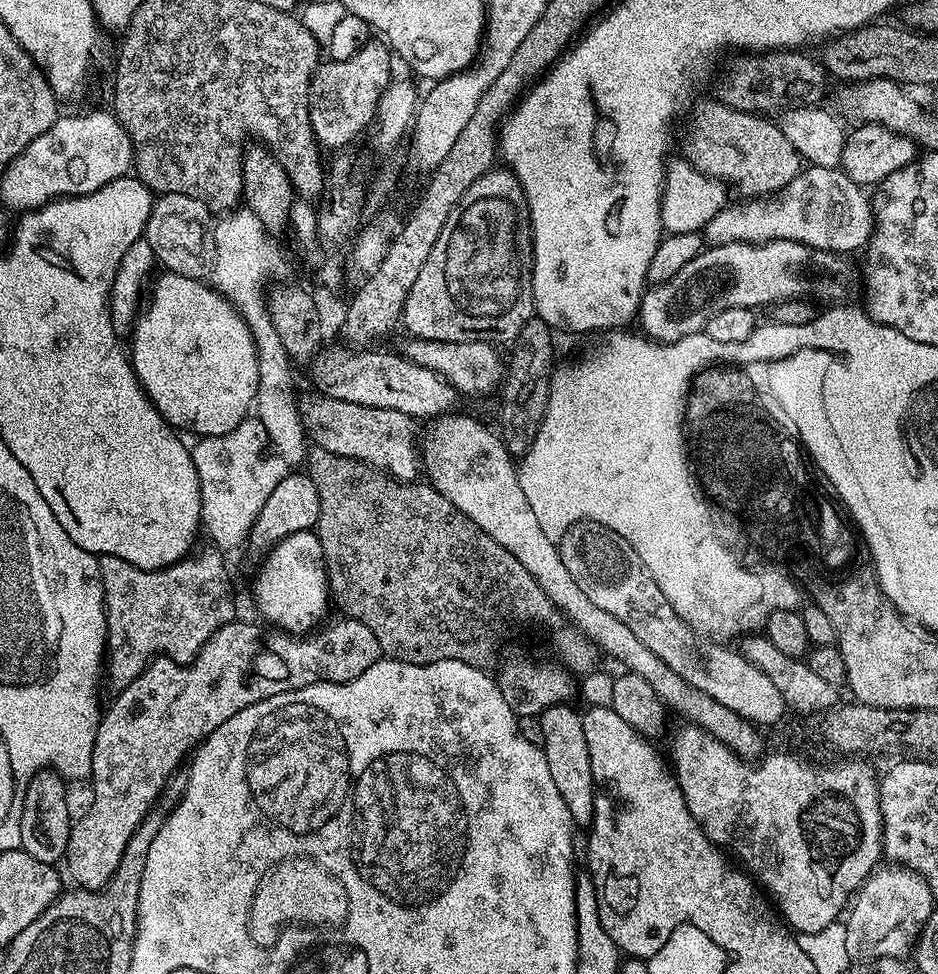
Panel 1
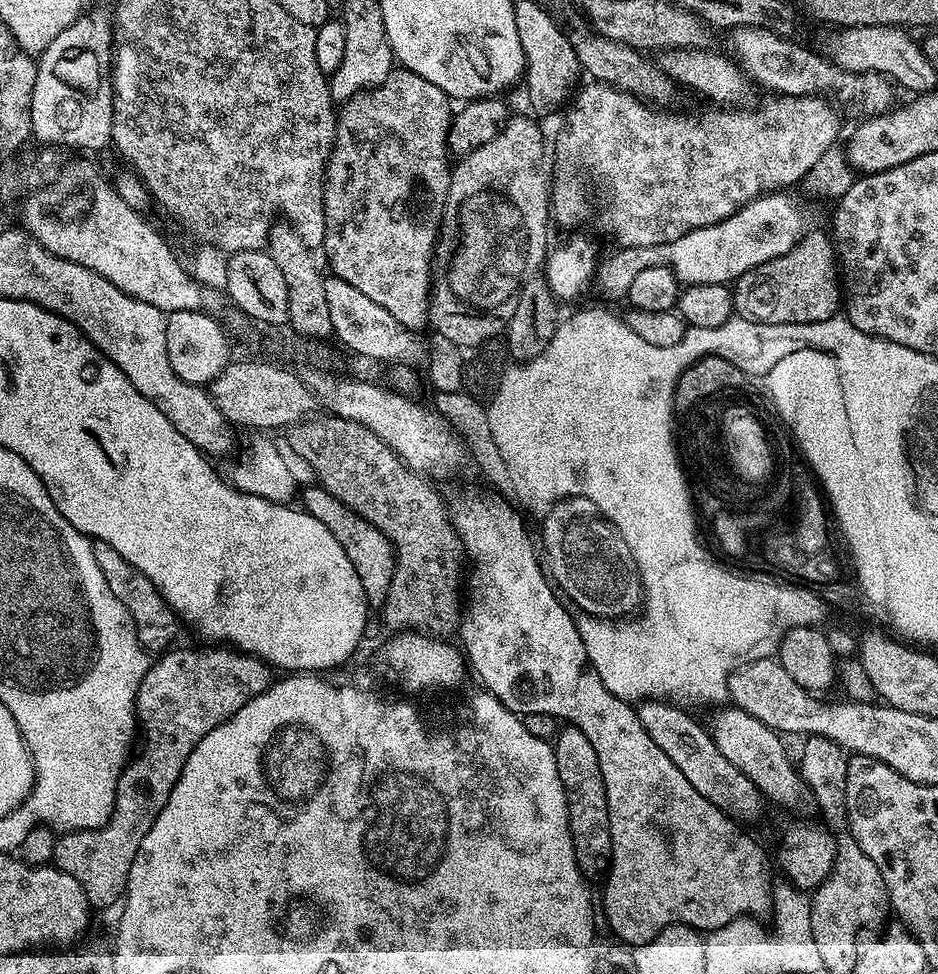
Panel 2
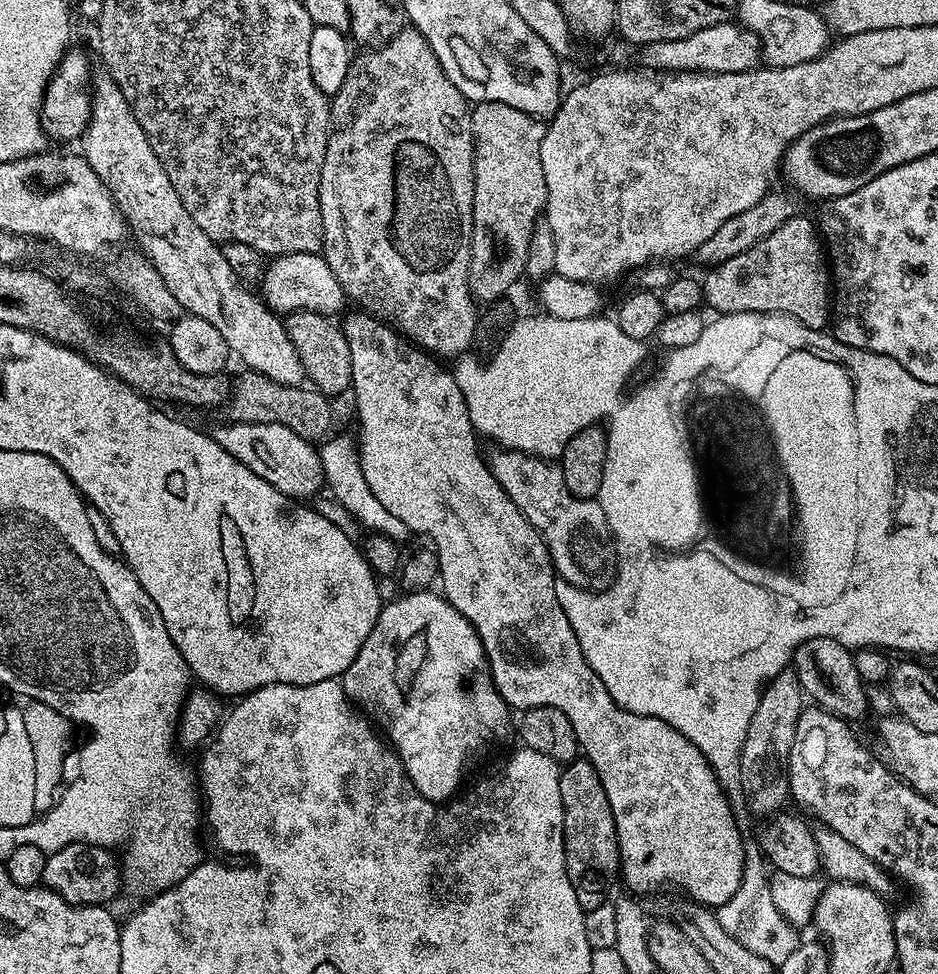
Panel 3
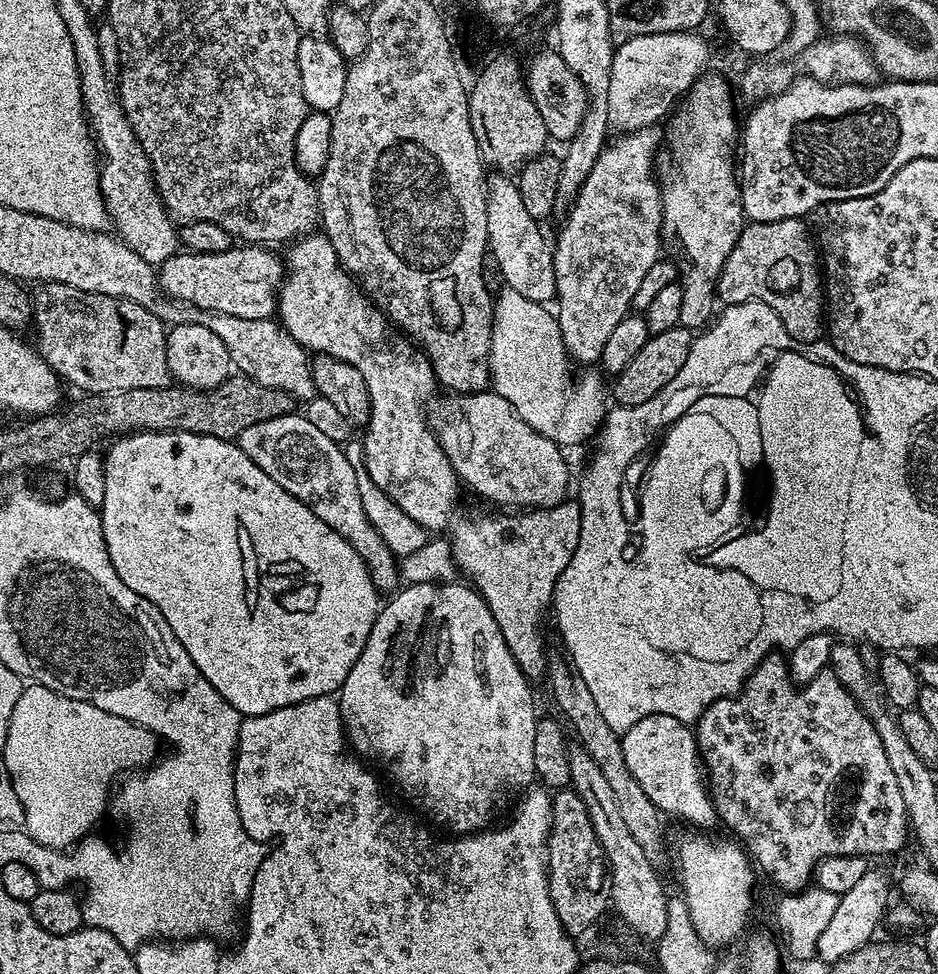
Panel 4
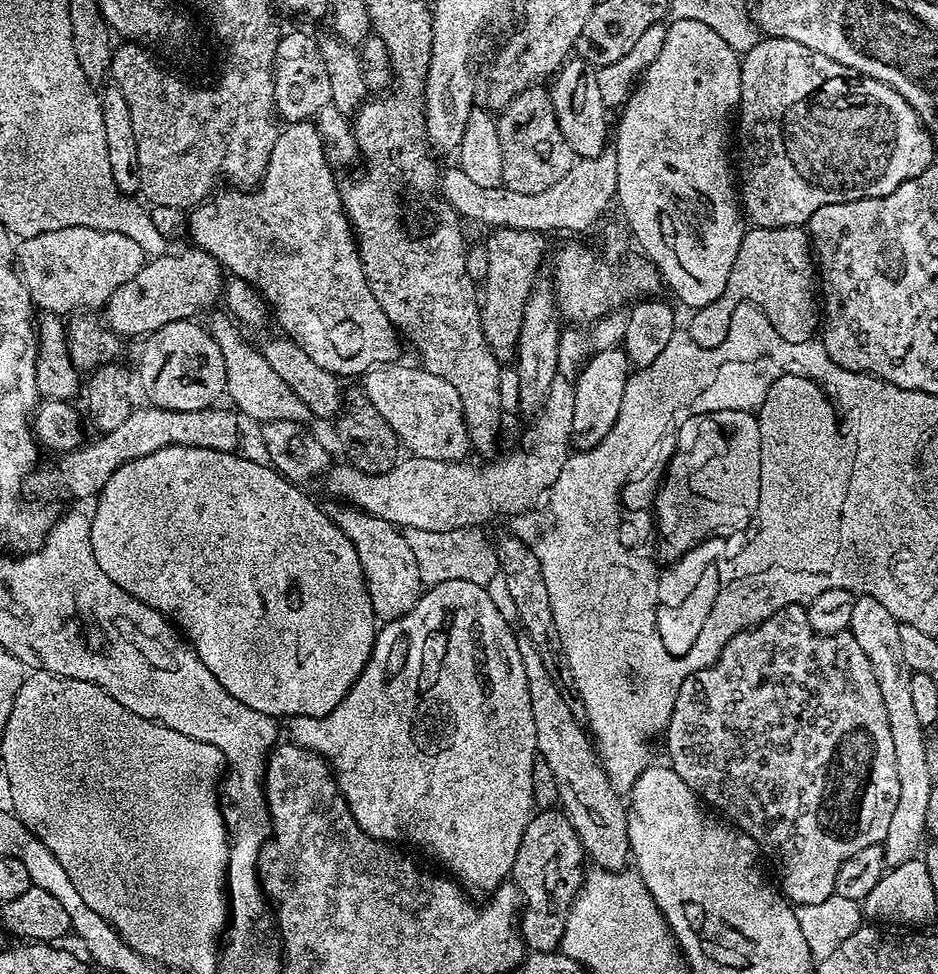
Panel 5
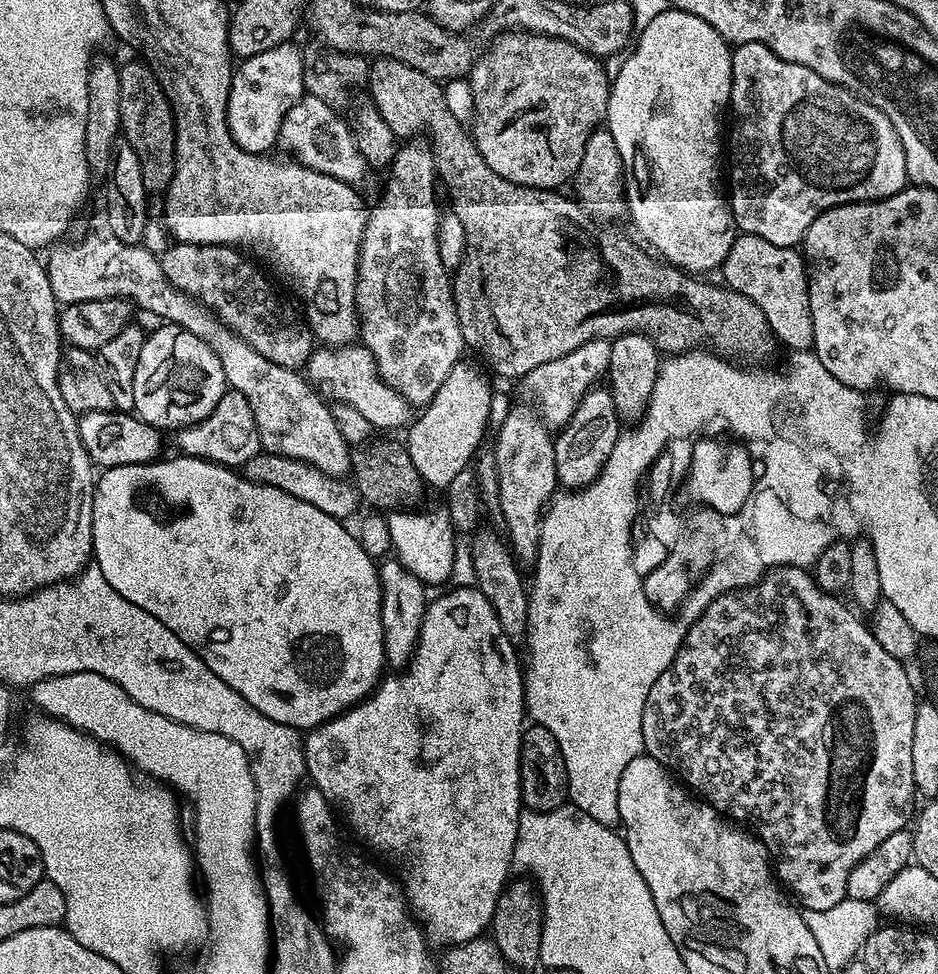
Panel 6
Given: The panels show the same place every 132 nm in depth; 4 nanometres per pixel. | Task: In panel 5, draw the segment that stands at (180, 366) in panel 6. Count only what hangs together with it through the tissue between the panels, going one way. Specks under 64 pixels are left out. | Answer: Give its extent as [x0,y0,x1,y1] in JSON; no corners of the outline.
[138,319,226,411]

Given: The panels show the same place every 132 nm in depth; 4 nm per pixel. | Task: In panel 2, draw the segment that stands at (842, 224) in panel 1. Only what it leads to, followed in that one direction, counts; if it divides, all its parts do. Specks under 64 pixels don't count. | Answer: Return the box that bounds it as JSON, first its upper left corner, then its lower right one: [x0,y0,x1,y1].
[595,191,805,301]

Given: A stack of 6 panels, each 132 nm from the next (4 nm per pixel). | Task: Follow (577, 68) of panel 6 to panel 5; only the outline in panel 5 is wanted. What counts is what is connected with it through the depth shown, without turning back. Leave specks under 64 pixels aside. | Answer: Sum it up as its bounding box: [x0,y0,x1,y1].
[495,86,572,194]

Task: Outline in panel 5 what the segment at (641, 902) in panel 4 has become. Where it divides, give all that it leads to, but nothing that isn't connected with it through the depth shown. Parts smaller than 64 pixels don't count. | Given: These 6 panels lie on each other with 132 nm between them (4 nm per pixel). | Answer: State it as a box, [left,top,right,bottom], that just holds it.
[516,637,632,872]

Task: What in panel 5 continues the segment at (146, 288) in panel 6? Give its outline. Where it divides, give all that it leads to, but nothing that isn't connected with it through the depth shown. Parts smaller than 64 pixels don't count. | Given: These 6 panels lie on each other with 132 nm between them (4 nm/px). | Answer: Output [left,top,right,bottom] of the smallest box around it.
[17,227,309,422]

